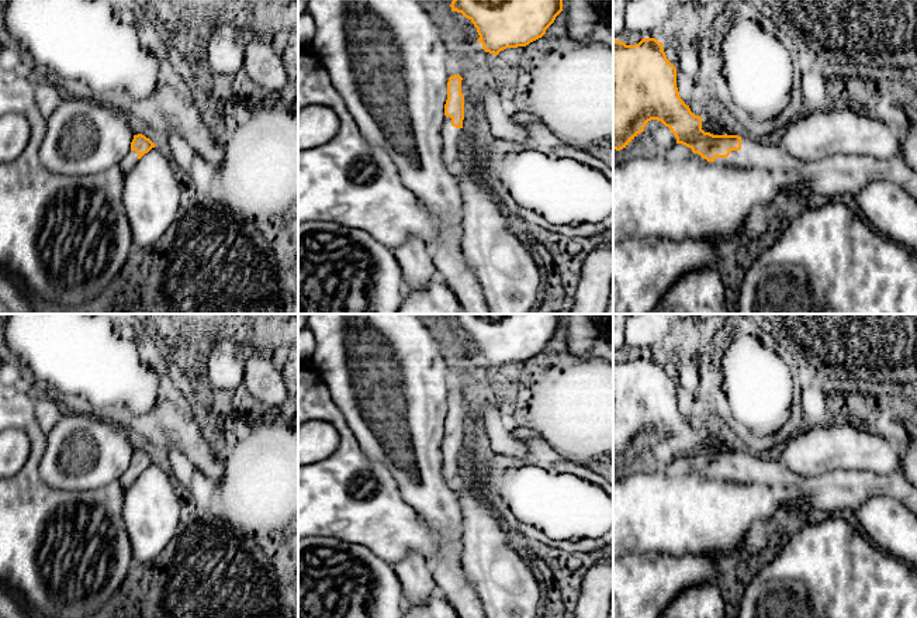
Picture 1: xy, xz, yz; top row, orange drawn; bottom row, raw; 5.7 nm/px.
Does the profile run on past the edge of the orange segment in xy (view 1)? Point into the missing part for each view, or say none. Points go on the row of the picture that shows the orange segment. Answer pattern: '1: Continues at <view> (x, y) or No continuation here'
1: Continues at xy (131, 159)

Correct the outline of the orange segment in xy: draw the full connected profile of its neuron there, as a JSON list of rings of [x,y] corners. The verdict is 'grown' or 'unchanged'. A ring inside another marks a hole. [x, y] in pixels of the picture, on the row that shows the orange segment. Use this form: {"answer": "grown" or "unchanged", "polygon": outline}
{"answer": "grown", "polygon": [[[142,134],[134,135],[134,139],[131,142],[131,151],[120,163],[120,169],[124,173],[128,173],[138,163],[138,160],[155,146],[156,145],[145,135]]]}

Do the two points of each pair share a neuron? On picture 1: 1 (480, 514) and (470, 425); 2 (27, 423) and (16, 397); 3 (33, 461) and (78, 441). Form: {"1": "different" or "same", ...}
{"1": "same", "2": "same", "3": "different"}

